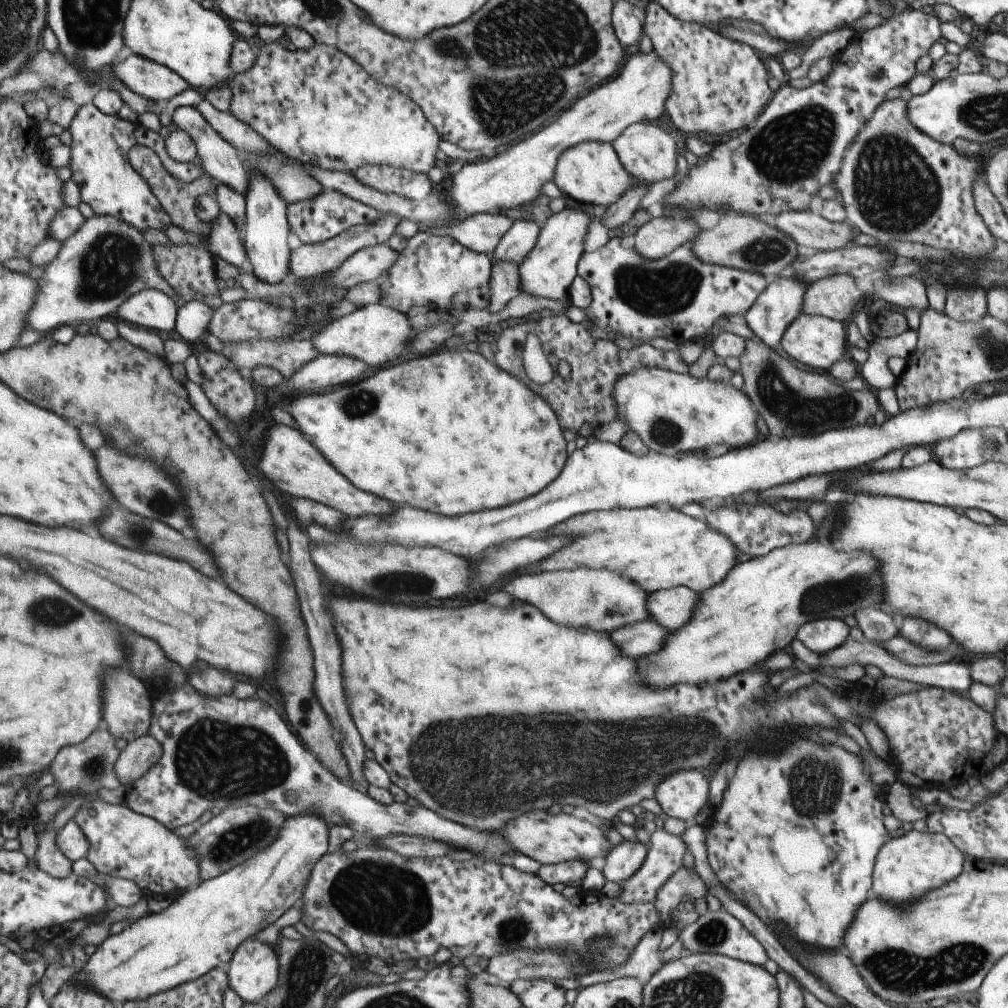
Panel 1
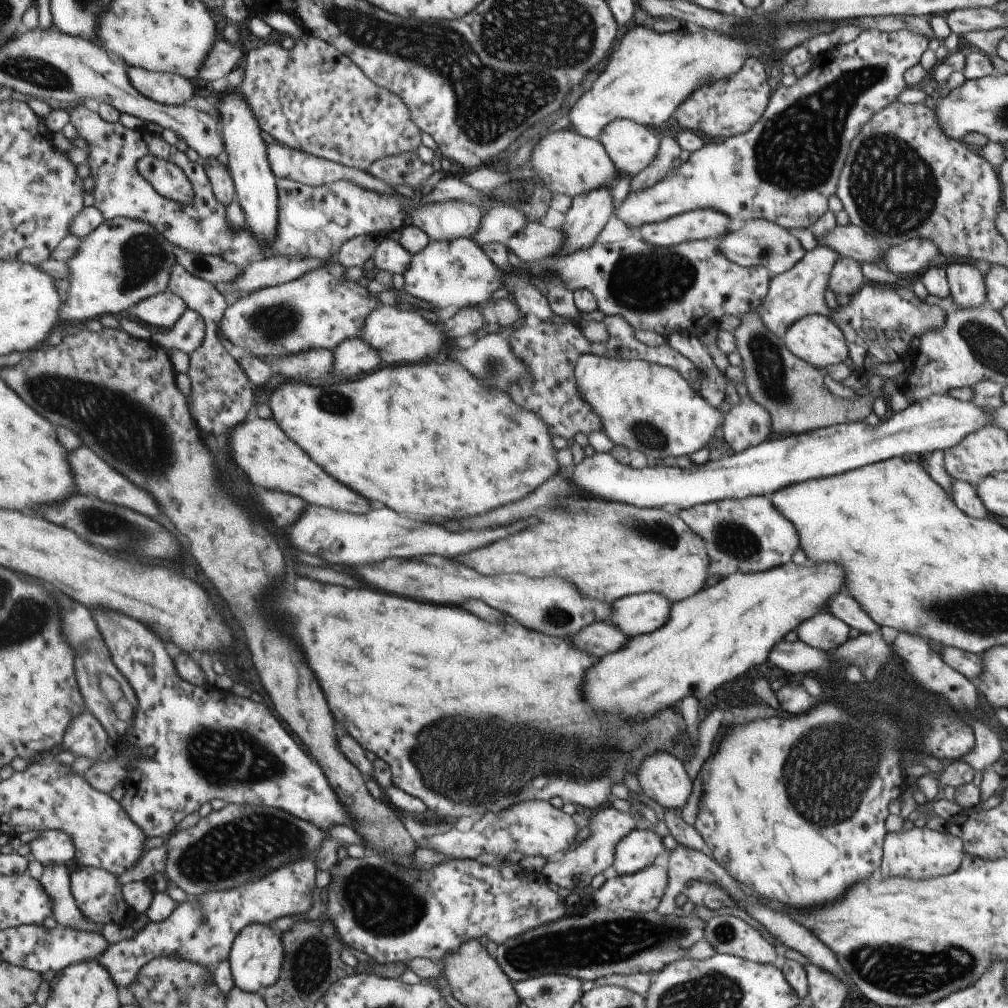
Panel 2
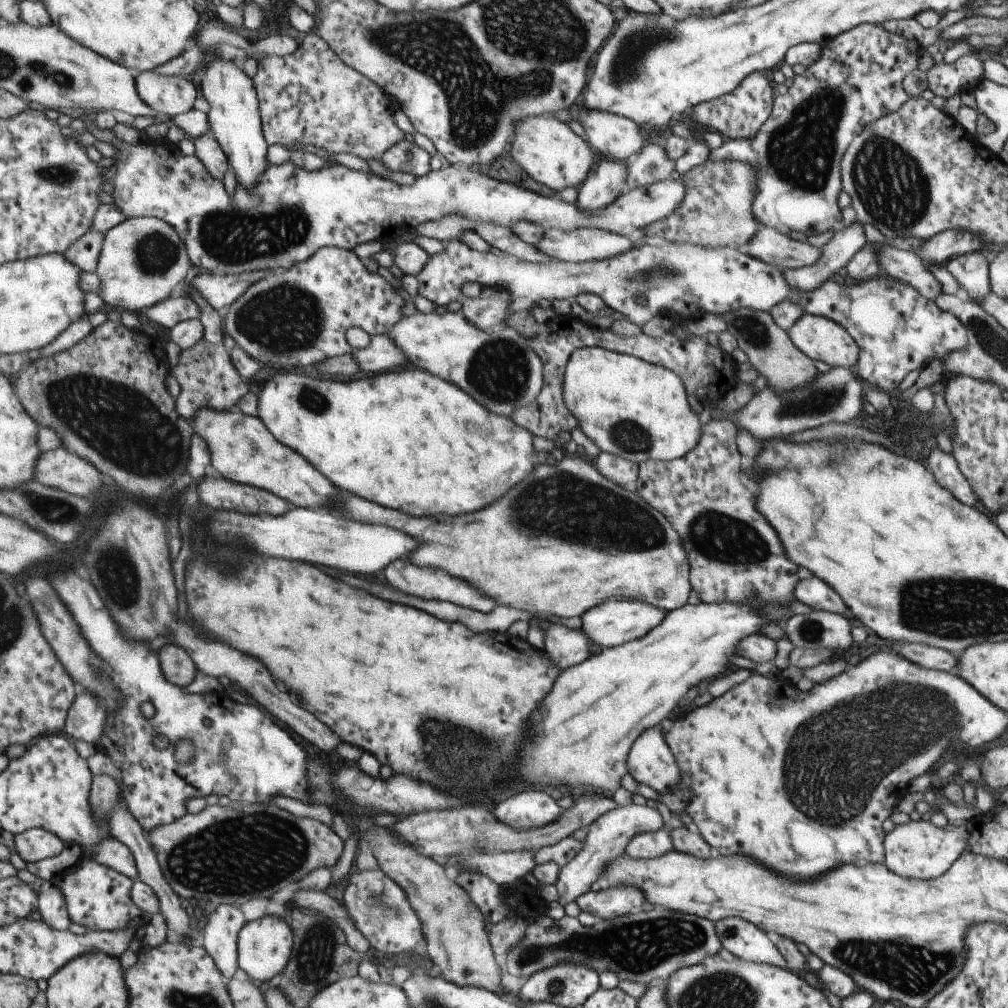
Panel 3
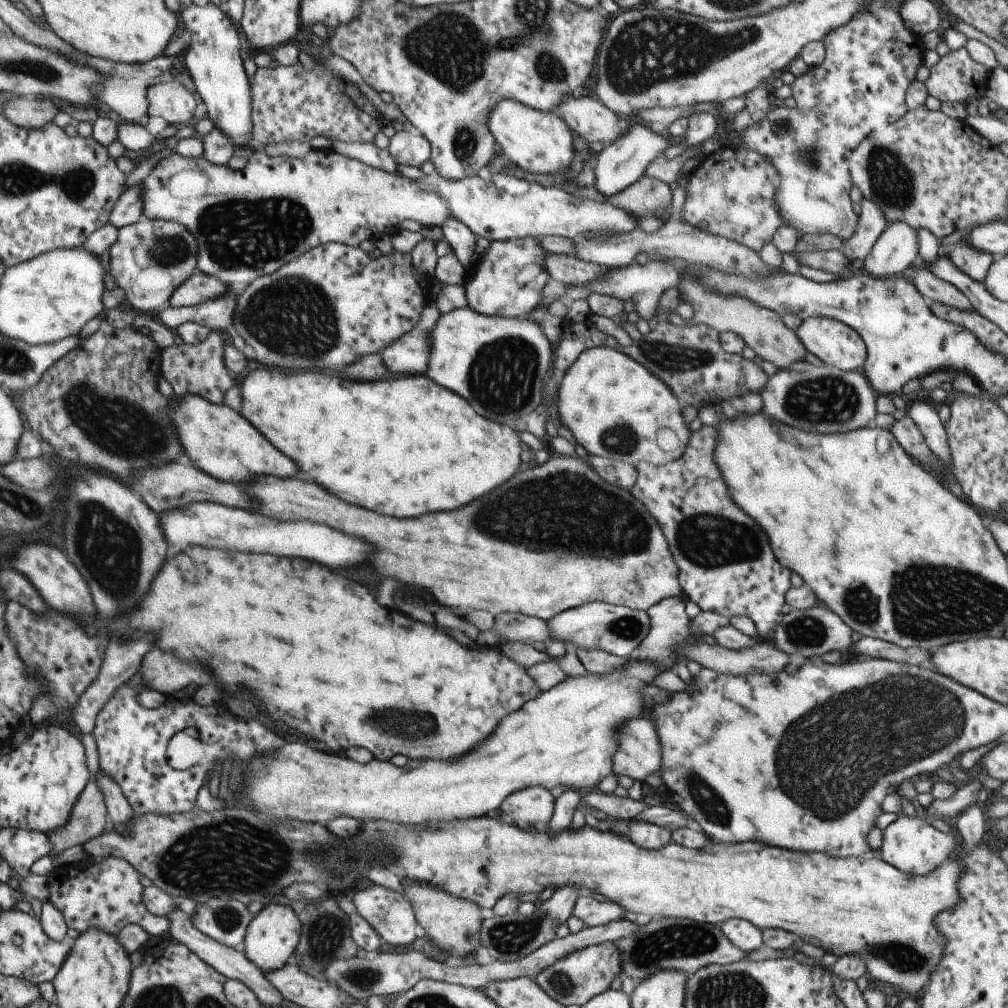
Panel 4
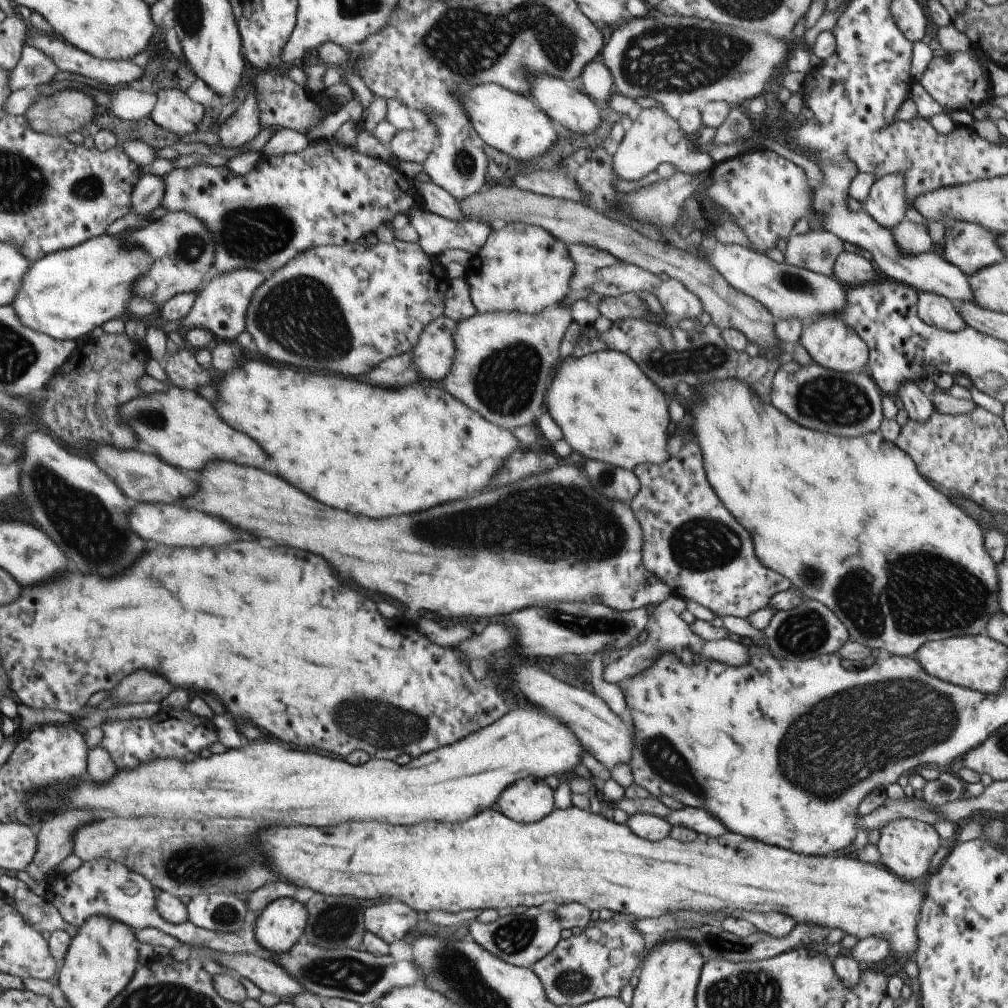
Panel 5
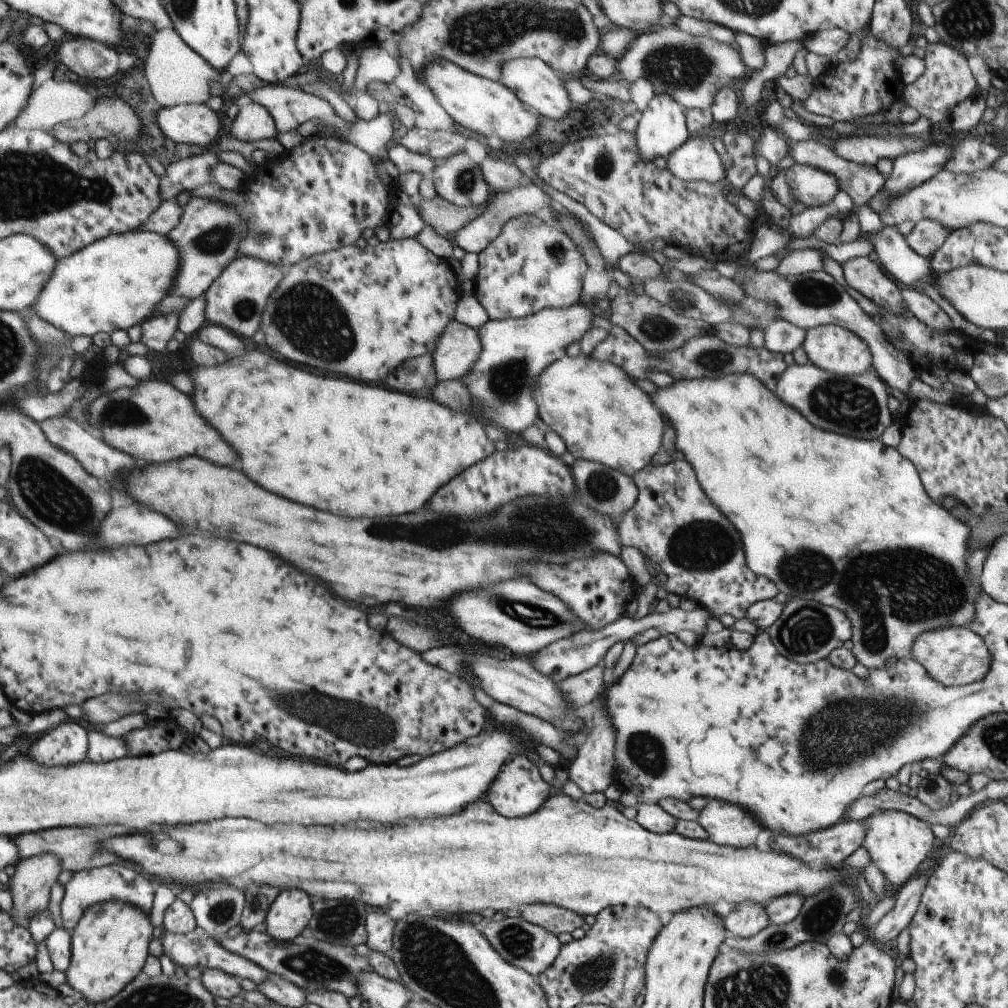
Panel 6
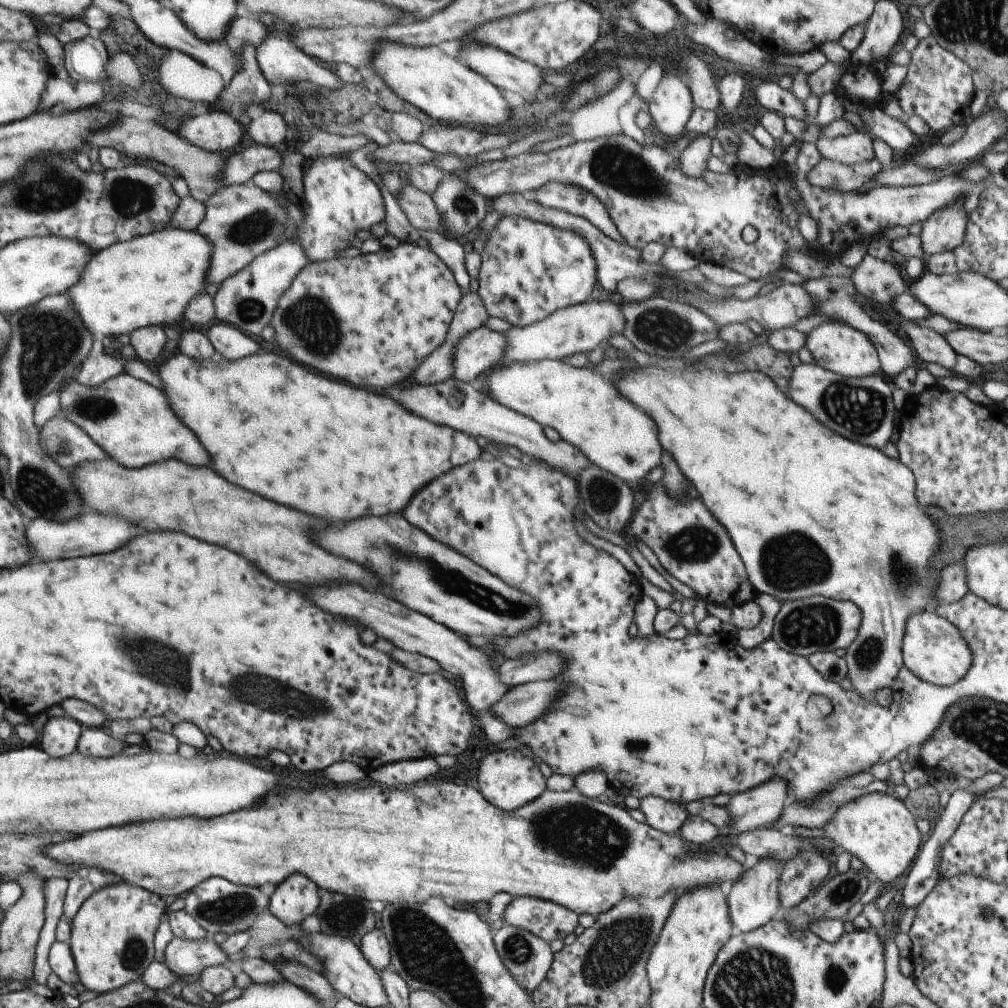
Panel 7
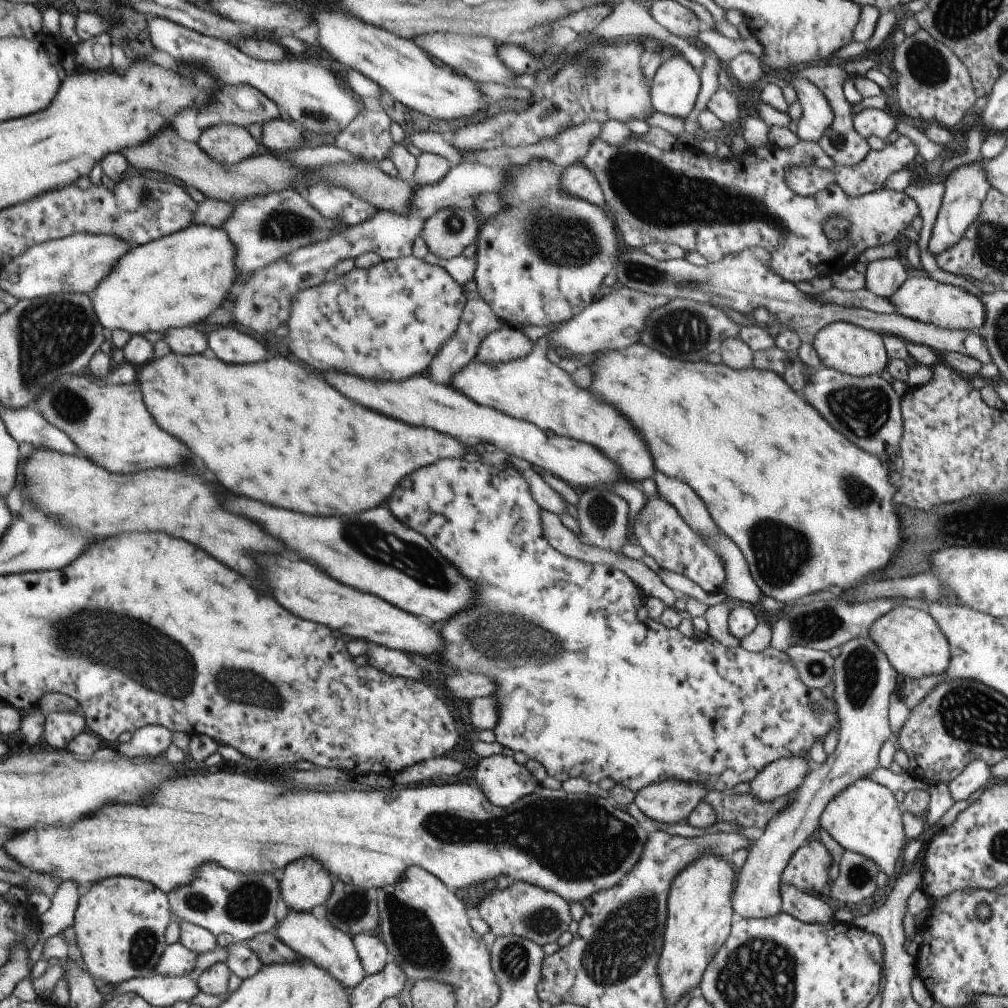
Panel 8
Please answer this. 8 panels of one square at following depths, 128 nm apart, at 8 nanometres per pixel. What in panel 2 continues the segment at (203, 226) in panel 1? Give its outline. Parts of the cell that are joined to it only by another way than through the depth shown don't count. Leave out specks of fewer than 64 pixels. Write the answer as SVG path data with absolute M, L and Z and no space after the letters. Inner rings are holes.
M146 155L136 162L138 173L167 200L184 205L192 199L192 188L181 169L157 156Z

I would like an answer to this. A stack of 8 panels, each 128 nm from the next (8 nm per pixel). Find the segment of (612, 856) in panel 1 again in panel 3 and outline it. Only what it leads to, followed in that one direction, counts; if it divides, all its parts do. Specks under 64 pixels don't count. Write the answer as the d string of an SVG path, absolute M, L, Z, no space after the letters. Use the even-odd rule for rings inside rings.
M663 828L636 834L629 839L623 853L630 857L652 859L671 848L670 833Z

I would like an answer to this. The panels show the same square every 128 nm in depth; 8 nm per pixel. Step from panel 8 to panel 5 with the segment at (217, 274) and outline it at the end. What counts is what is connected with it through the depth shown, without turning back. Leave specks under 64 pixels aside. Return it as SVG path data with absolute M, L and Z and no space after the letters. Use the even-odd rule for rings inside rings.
M103 233L77 246L46 254L39 260L31 262L10 304L18 321L55 340L77 340L77 338L88 336L93 328L100 327L107 320L119 318L123 312L127 311L127 302L133 296L132 286L146 272L145 267L148 267L148 257L145 256L144 246L139 244L137 238L135 239L135 243L130 247L129 240L126 243L115 235Z

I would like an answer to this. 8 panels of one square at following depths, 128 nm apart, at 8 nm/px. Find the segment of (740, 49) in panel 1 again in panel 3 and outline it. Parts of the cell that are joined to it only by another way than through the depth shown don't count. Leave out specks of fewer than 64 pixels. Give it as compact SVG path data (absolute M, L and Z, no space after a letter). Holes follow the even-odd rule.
M752 72L738 84L733 92L713 101L696 104L689 108L687 116L706 130L721 133L723 138L745 139L752 137L758 131L761 123L770 115L772 100L773 90L769 87L769 82L760 72Z

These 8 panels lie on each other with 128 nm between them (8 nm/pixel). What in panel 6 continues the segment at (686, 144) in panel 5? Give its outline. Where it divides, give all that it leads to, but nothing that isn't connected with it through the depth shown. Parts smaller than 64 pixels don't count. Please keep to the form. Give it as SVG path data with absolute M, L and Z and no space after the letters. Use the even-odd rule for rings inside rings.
M665 93L654 94L637 119L634 135L638 155L644 161L652 161L653 156L666 158L689 138L684 111Z

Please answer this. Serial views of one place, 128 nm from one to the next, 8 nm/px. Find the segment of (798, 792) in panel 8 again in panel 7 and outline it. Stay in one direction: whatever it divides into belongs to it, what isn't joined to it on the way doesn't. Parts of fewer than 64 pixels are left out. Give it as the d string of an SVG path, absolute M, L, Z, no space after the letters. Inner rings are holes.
M637 366L637 368L625 368L625 370L619 371L621 374L613 376L613 386L617 388L617 392L621 392L621 396L625 396L633 406L641 408L641 412L645 412L655 422L661 450L667 452L675 460L681 474L697 490L705 508L709 508L711 516L719 524L723 522L723 528L729 535L731 544L745 567L748 581L756 593L768 594L776 598L779 603L822 596L849 601L861 611L857 636L845 649L842 657L846 664L846 676L851 683L851 689L862 699L874 702L875 692L881 688L890 688L902 667L900 642L904 635L904 622L913 613L925 609L934 610L939 605L932 598L932 588L939 571L933 571L928 567L928 564L931 564L931 556L937 548L937 528L931 522L927 522L927 516L917 506L917 500L913 496L915 482L911 476L912 472L901 462L885 458L881 452L877 452L873 448L861 446L857 442L849 442L849 440L829 432L823 424L813 420L813 416L807 410L793 404L783 392L779 392L775 383L762 372L731 372L731 374L727 374L727 372L711 372L711 370L703 370L703 372L689 370L689 374L675 372L671 376L669 370L653 368L653 366ZM761 857L750 861L750 865L746 866L744 875L732 884L726 896L729 918L735 931L747 932L756 929L781 913L778 899L779 875L776 862L771 857Z

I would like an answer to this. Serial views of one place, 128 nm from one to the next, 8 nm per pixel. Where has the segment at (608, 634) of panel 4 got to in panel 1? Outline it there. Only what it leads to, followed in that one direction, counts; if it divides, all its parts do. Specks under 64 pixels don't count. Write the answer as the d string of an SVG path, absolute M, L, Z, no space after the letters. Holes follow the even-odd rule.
M671 588L651 591L644 604L649 618L667 630L675 630L689 620L697 594L687 588Z

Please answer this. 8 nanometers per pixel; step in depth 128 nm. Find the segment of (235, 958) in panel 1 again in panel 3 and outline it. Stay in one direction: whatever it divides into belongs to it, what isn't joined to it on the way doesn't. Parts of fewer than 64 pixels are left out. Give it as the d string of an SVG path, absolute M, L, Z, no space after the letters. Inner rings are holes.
M263 915L247 921L236 936L236 959L240 972L251 982L265 983L284 969L293 946L293 933L290 926L276 915Z

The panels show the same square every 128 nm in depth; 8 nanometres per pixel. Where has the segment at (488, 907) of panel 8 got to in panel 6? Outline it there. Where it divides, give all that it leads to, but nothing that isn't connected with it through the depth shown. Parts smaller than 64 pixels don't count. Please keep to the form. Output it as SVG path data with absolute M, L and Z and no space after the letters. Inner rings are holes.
M528 904L521 906L521 918L552 935L571 932L583 926L583 917L570 910L550 904Z

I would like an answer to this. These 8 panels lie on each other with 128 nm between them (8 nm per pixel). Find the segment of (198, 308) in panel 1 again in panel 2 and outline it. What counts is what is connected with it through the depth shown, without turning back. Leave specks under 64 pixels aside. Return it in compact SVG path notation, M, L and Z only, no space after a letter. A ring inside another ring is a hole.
M188 308L167 330L167 333L165 330L153 332L149 339L165 351L171 349L189 354L201 344L203 337L204 322L202 318L194 310Z

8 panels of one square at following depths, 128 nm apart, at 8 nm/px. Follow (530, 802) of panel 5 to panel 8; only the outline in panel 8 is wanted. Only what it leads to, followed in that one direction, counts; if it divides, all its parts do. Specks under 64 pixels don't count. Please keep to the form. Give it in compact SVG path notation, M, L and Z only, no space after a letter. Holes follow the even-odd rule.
M510 753L482 758L473 778L481 794L494 806L503 808L533 793L539 784L523 764L511 758Z

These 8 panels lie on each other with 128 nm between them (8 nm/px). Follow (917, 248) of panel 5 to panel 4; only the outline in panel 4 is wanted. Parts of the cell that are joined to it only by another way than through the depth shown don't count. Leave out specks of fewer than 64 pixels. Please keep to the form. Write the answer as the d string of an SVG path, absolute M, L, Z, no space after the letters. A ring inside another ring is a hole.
M895 221L877 237L863 266L875 278L903 275L917 258L916 232L906 222Z

